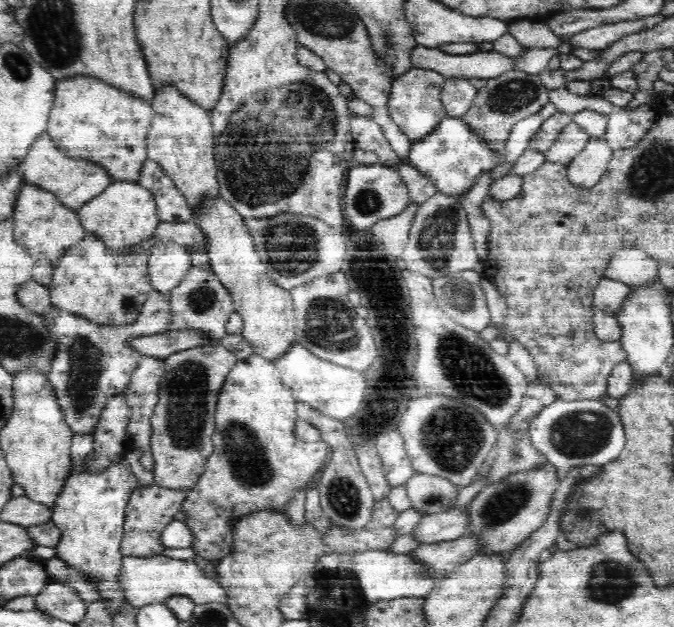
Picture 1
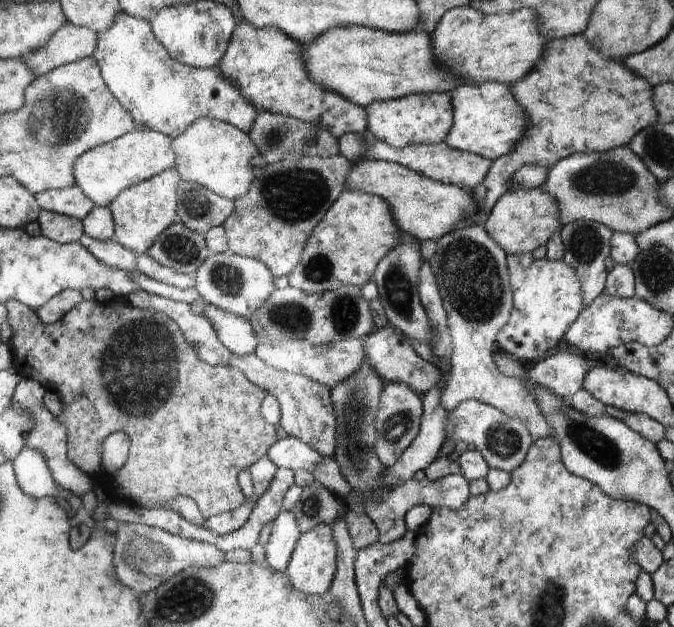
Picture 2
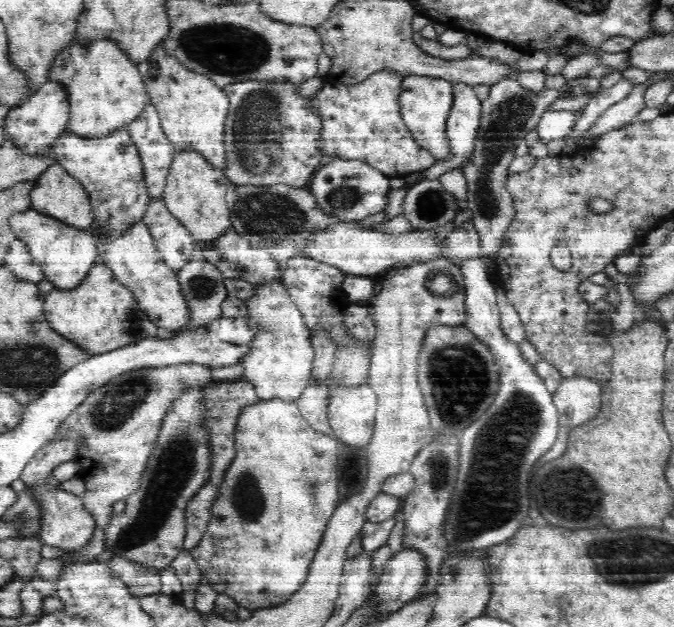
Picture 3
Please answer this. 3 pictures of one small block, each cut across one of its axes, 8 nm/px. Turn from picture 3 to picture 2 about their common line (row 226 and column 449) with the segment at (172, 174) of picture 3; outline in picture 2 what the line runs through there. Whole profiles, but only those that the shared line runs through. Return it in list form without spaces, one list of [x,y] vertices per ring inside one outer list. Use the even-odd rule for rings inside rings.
[[[362,158],[353,162],[353,169],[349,172],[345,186],[350,191],[368,193],[385,199],[392,208],[398,228],[416,238],[418,242],[444,237],[478,210],[473,201],[472,191],[469,193],[462,187],[434,181],[409,167],[388,161]]]

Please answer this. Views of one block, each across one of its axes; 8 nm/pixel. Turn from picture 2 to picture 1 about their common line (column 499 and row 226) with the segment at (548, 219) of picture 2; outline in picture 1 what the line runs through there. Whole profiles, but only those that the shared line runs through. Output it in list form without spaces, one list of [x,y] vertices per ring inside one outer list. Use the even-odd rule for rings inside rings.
[[[221,196],[198,208],[193,218],[197,218],[198,227],[209,239],[206,254],[211,270],[228,289],[235,312],[242,318],[241,335],[251,344],[253,354],[273,363],[281,360],[296,343],[295,310],[291,292],[271,279],[265,262],[258,258],[257,250],[254,250],[254,241],[243,224],[243,216]]]

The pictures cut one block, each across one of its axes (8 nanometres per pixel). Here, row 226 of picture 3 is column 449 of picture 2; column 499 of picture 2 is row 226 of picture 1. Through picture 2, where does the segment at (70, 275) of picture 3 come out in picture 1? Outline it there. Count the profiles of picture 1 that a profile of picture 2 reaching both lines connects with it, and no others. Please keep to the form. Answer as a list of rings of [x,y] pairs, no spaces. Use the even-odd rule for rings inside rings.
[[[28,183],[21,190],[12,219],[15,222],[13,240],[26,248],[34,260],[43,258],[56,262],[86,235],[76,210],[68,209],[58,202],[55,194],[37,189]]]

